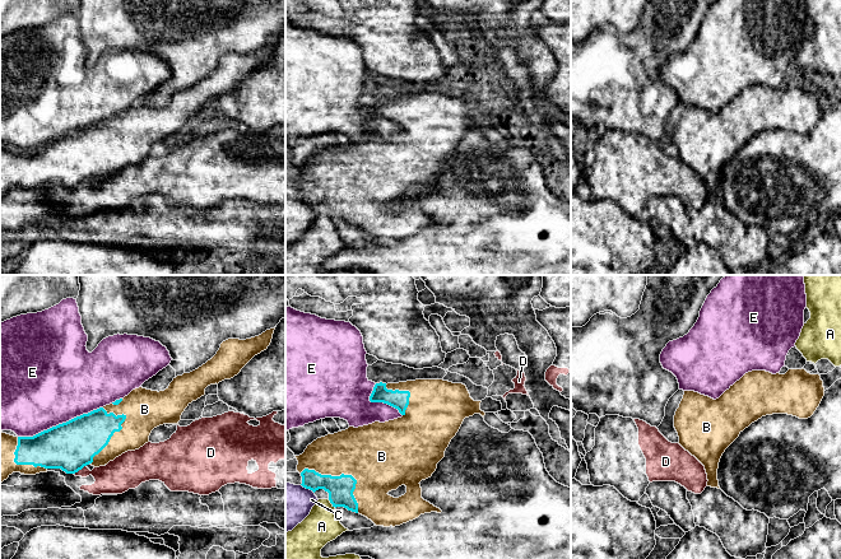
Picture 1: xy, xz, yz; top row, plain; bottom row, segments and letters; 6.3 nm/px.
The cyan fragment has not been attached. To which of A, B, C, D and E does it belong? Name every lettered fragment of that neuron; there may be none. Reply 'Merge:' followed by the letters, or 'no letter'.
Merge: B

